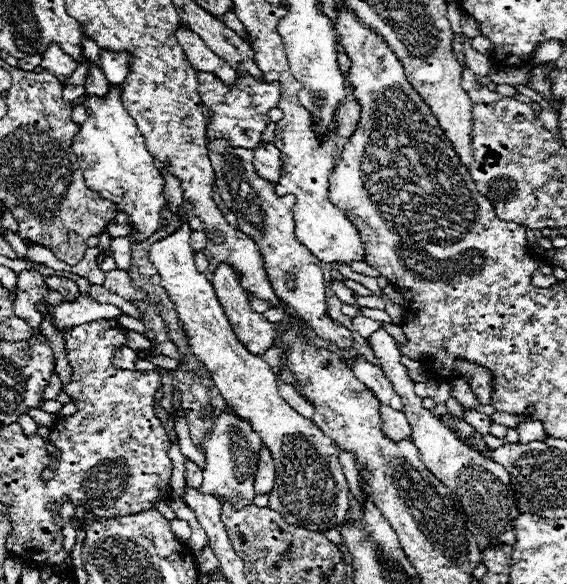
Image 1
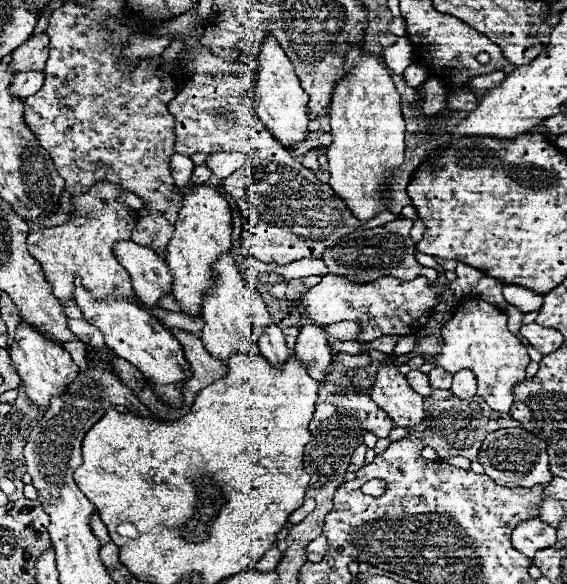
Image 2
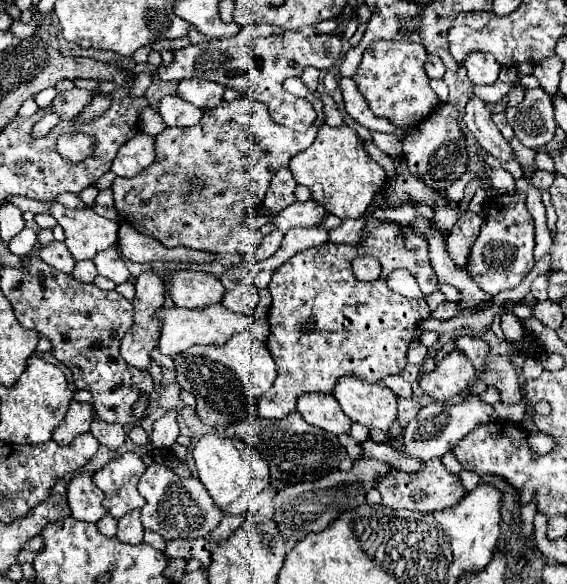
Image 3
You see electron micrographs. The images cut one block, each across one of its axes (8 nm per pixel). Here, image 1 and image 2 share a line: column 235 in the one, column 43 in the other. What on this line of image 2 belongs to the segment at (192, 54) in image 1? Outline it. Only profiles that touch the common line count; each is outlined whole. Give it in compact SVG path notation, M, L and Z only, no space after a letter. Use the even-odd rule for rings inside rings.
M30 70L24 74L16 74L16 78L12 80L12 94L20 94L22 98L28 98L42 88L44 78L46 78L44 70Z

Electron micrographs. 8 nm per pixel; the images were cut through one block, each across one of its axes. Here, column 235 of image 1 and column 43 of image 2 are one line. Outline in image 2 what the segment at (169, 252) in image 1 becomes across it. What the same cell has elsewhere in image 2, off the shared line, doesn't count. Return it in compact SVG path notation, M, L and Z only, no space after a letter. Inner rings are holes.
M22 320L16 330L16 338L10 346L10 358L12 358L14 370L18 372L22 384L24 384L28 398L42 410L48 408L48 402L52 396L56 396L60 390L64 390L64 386L68 382L72 382L72 378L76 376L76 370L78 370L78 366L72 362L70 354L58 342L46 338L42 332L38 332L34 326L30 326L26 320Z

